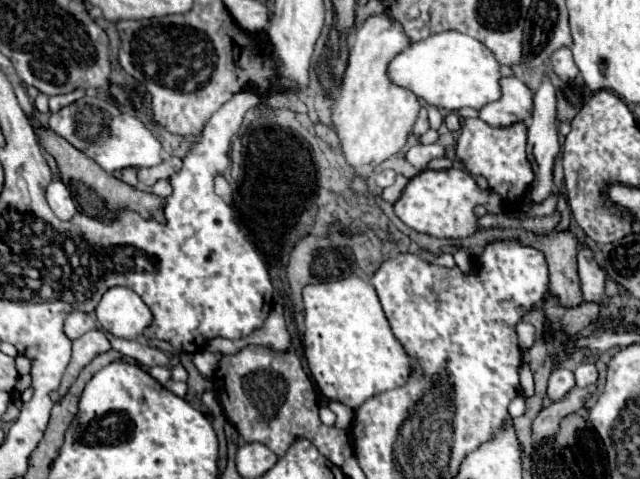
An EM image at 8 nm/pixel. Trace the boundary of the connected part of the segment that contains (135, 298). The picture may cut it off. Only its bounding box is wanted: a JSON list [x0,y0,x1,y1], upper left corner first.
[96,287,152,339]

